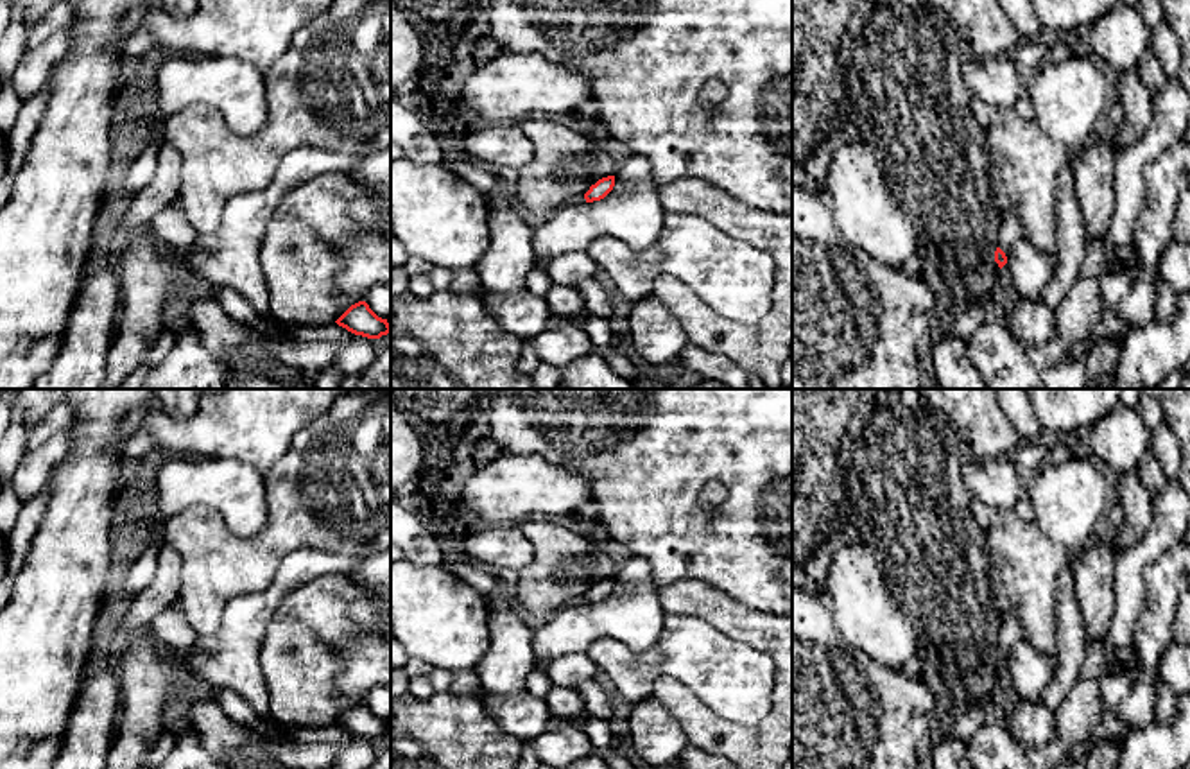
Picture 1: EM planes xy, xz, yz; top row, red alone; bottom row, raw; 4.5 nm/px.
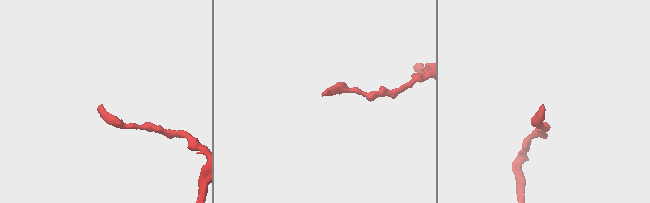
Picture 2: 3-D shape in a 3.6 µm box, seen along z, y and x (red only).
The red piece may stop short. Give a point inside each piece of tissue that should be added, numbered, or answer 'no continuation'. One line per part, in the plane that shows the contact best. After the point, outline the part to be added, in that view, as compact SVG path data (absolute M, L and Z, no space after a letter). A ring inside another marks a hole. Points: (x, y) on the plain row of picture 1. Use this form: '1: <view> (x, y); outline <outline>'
1: yz (1009, 633); outline M1013 617L1002 618L998 629L998 649L1004 654L1007 654L1023 638L1025 638L1023 627Z

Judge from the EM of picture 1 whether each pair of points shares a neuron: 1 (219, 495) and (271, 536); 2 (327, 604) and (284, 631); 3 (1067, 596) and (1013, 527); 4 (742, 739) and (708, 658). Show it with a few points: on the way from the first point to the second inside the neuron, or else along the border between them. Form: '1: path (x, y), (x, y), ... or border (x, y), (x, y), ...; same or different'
1: border (266, 488), (266, 524), (253, 535), (237, 536); different
2: border (275, 613), (301, 621), (332, 648); different
3: border (1054, 542), (1070, 558), (1058, 585), (1058, 626); different
4: border (701, 701), (737, 725), (755, 725), (771, 708); different

